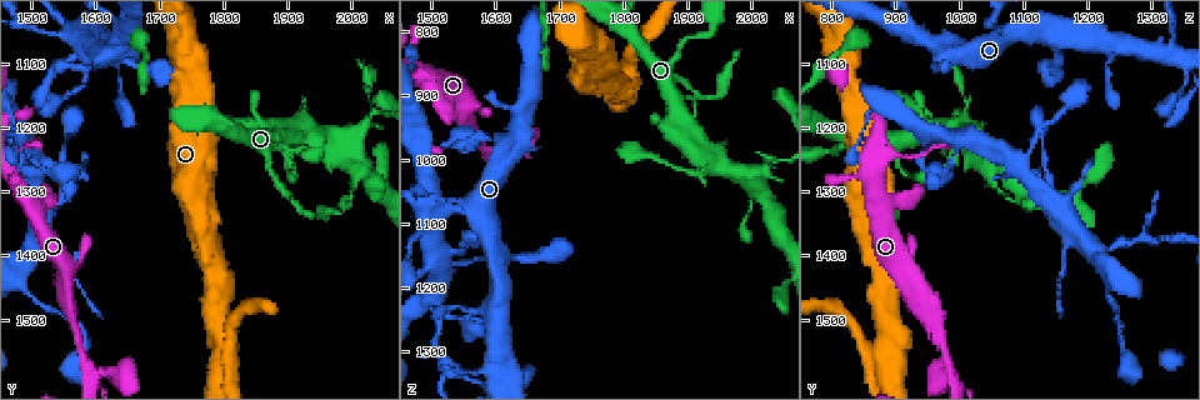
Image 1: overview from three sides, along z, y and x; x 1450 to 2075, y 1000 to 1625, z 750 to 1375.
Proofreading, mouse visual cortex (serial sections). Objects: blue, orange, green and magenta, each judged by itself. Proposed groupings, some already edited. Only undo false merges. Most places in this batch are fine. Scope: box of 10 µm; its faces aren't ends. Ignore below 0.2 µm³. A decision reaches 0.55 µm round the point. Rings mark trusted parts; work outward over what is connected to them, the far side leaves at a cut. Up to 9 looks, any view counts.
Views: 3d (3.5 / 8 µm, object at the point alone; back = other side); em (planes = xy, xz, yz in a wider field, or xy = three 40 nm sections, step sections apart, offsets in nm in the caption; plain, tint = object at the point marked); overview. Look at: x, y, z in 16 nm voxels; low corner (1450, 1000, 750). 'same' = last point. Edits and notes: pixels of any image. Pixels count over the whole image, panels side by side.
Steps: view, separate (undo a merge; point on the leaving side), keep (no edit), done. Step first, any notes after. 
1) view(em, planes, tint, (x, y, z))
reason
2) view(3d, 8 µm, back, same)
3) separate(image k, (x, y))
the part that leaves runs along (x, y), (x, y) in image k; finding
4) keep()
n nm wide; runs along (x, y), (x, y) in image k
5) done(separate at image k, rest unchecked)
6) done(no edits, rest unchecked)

view(3d, 3.5 µm, (1540, 1055, 1065))
calibre changes

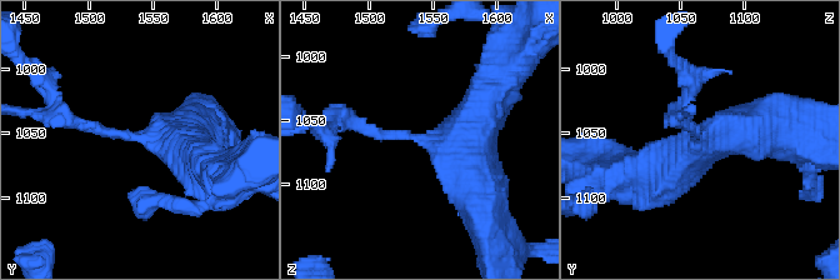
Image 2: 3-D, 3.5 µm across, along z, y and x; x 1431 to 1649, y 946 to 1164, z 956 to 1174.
view(em, xy, step 3, tint, (1536, 1052, 1062))
arms of 150, 500 nm

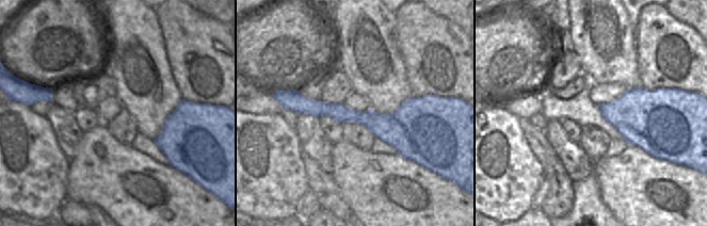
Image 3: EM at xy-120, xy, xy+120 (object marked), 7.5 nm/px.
keep()
runs along (286, 100), (373, 120), (426, 106) in image 3; one cell here

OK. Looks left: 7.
view(3d, 8 µm, (2035, 1170, 1000))
sharp bend

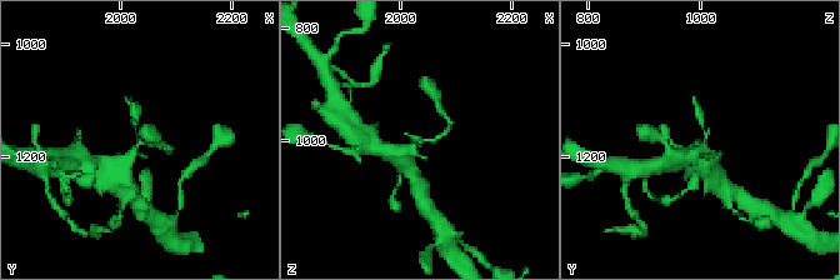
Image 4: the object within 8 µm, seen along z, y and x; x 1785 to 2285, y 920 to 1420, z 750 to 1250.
view(3d, 3.5 µm, back, same)
zoom in

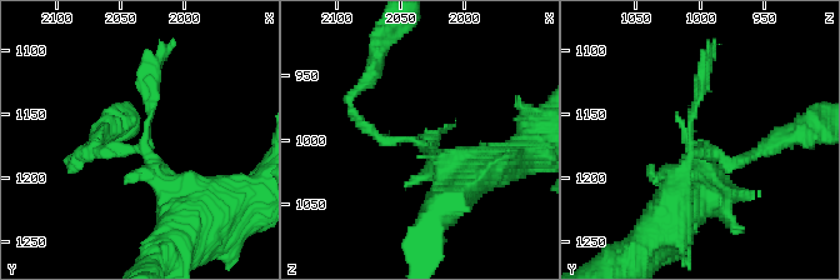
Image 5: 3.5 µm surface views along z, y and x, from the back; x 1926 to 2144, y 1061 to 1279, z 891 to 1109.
keep()
runs along (195, 220), (141, 146), (95, 158) in image 5; all the same cell

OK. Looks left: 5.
view(3d, 3.5 µm, (1590, 1075, 1325))
three arms meet

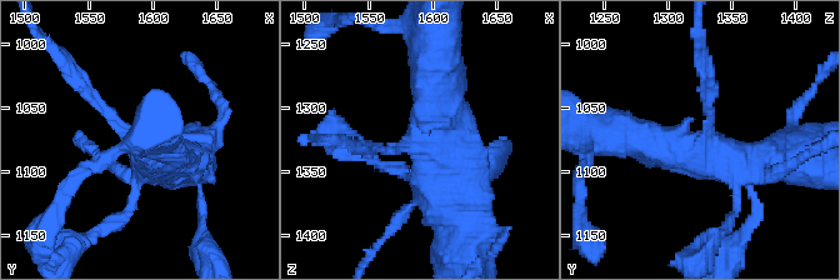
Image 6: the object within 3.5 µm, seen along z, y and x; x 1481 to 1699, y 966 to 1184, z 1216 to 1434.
view(em, xy, step 2, tint, (1586, 1078, 1326))
shape alone is not enough

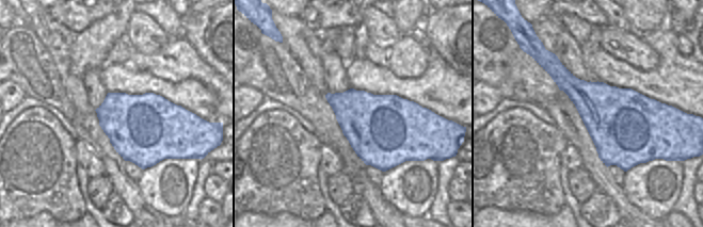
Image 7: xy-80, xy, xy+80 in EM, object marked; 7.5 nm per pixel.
keep()
runs along (618, 130), (749, 160), (749, 176) in image 6; all the same cell

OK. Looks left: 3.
view(3d, 3.5 µm, (1805, 1565, 875))
thin neck

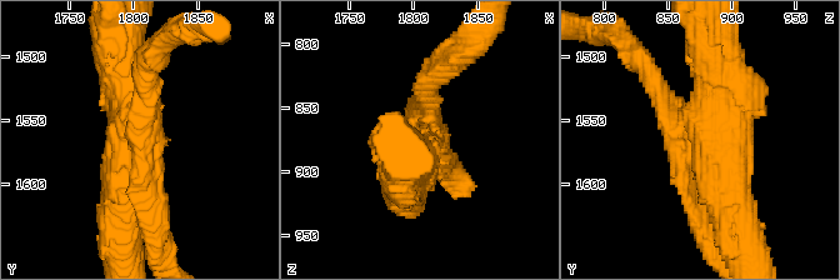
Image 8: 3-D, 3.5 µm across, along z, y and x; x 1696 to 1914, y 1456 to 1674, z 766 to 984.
view(em, xy, step 5, tint, (1806, 1560, 872))
need the tissue

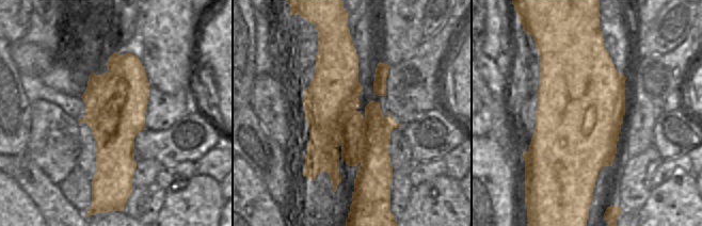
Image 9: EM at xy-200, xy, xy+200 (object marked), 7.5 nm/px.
keep()
arms of 250, 300, 500, 600 nm; runs along (714, 44), (718, 129), (681, 140), (666, 105) in image 8; one cell here

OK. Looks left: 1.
done(no edits, rest unchecked)

